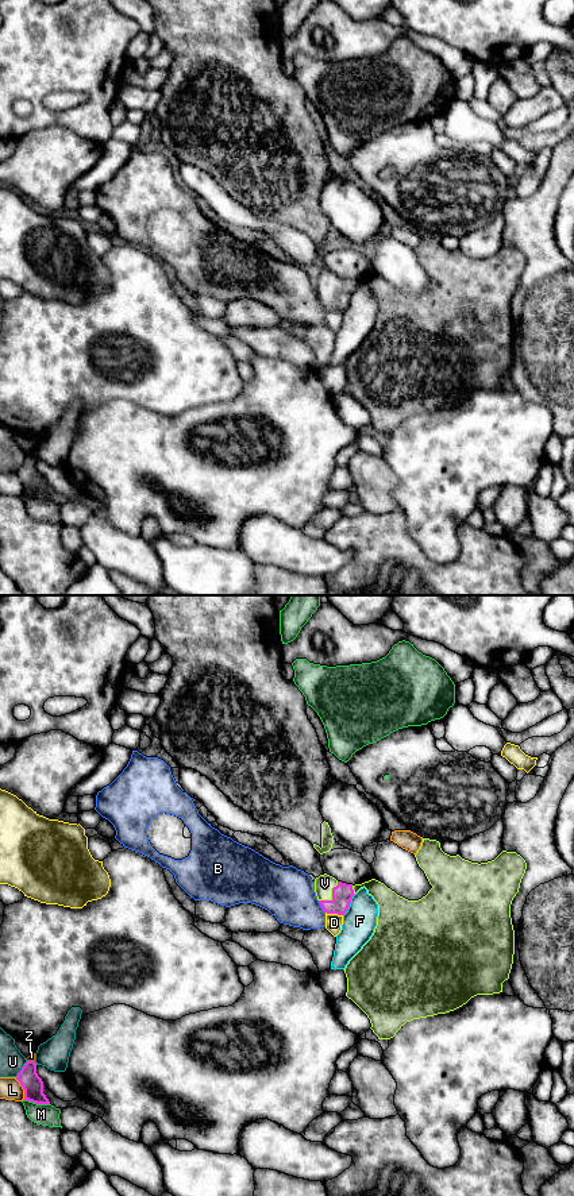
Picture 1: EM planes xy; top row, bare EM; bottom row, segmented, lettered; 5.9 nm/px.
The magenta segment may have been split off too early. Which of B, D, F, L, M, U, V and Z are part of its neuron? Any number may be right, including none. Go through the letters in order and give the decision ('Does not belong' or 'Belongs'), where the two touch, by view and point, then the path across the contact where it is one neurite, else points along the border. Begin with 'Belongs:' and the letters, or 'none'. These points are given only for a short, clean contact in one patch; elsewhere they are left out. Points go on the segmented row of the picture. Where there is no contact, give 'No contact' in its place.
Belongs: V
B: Does not belong. Touches magenta at xy (322, 907)
D: Does not belong. Touches magenta at xy (334, 913)
F: Does not belong. Touches magenta at xy (349, 905)
L: Does not belong. Touches magenta at xy (23, 1088)
M: Does not belong. Touches magenta at xy (37, 1103)
U: Does not belong. Touches magenta at xy (22, 1069)
V: Belongs. Touches magenta at xy (332, 896)
Z: Does not belong. Touches magenta at xy (31, 1061)

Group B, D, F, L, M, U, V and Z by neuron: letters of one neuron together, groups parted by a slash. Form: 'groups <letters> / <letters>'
groups B / D / F / L / M / U / V / Z

